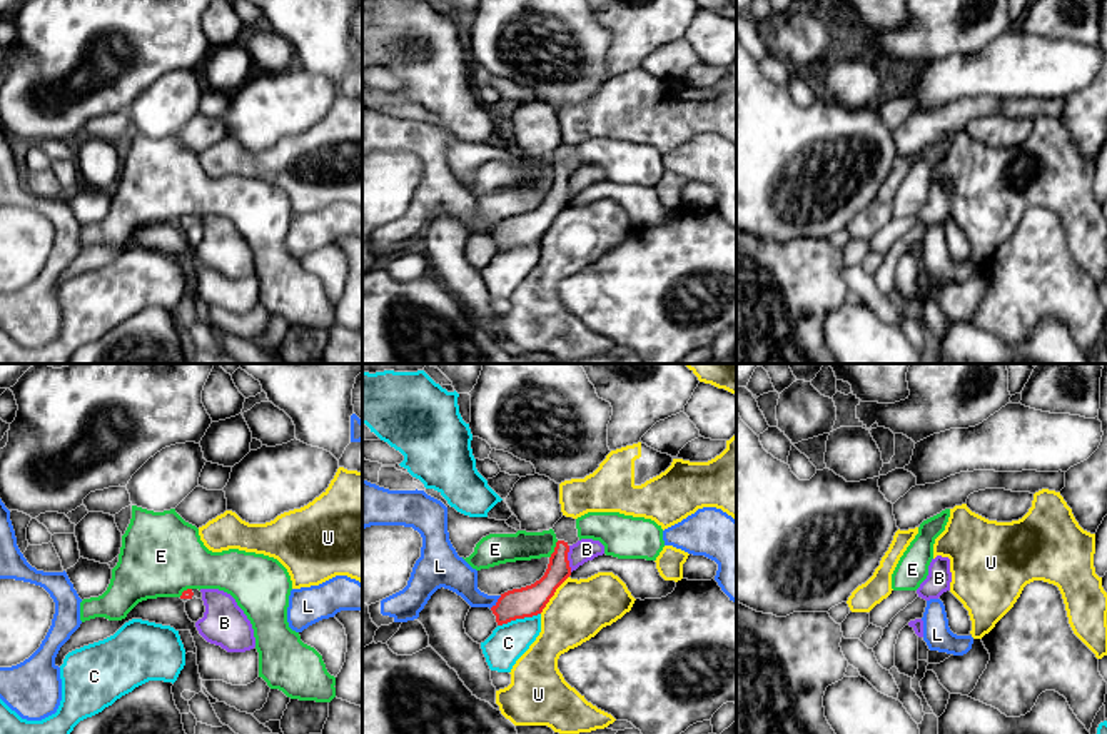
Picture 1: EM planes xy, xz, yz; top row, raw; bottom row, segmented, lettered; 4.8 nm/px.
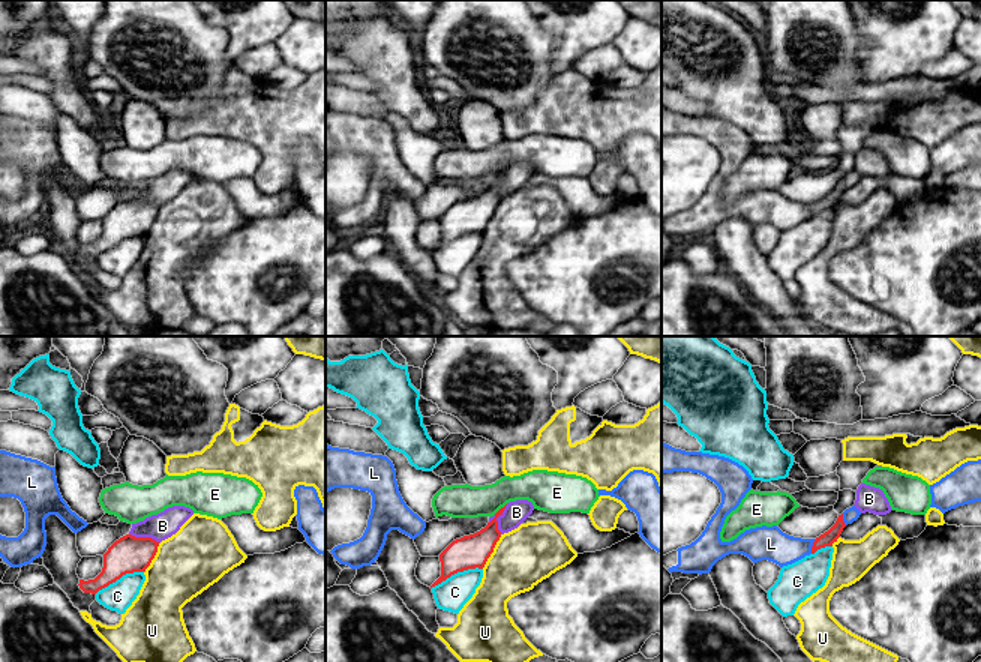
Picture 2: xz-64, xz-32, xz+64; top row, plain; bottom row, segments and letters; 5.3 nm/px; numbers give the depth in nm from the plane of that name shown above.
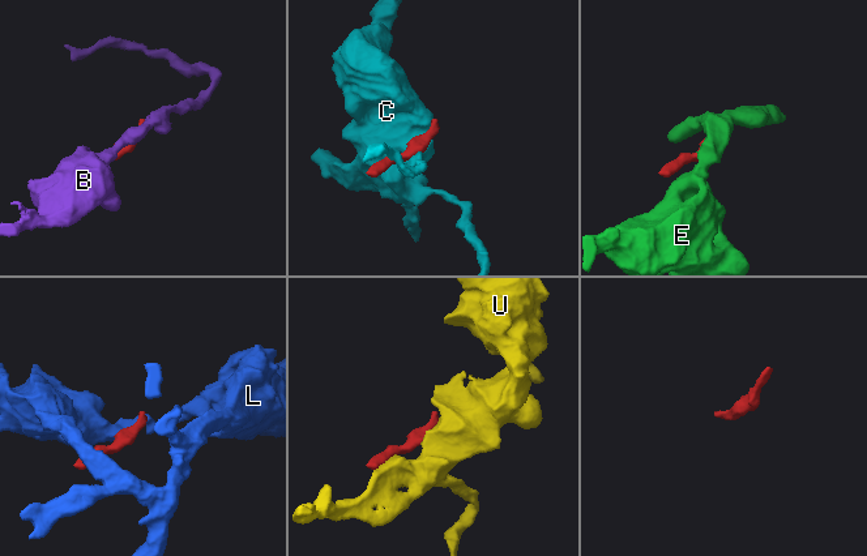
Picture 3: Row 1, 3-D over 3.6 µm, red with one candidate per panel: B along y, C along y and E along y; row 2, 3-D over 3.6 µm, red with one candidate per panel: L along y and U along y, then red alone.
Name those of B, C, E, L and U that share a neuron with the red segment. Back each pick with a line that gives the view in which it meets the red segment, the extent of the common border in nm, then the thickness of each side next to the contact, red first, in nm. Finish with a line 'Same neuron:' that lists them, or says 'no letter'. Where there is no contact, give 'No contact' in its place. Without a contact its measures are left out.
Same neuron: no letter

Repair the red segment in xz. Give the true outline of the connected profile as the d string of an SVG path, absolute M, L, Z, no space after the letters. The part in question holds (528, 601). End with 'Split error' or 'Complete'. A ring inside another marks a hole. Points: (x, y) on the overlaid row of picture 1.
M563 515L553 530L558 542L544 576L531 586L501 594L491 607L498 626L541 614L556 589L571 576L568 552L579 540L576 519Z. Split error

